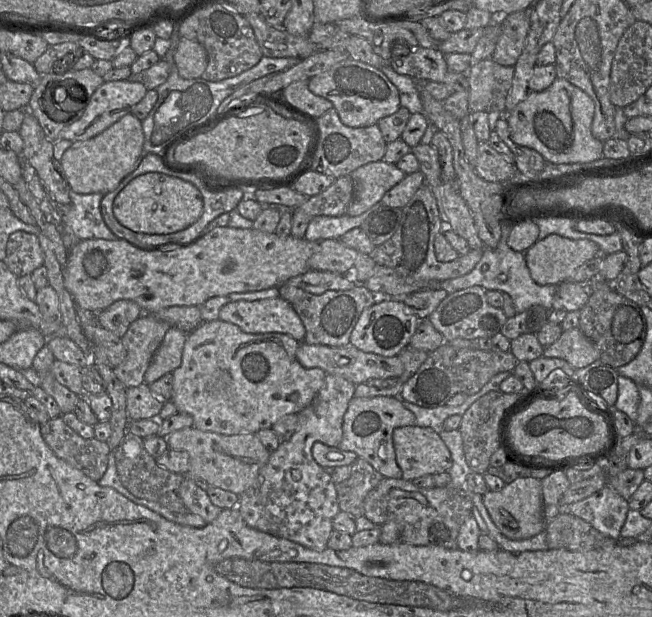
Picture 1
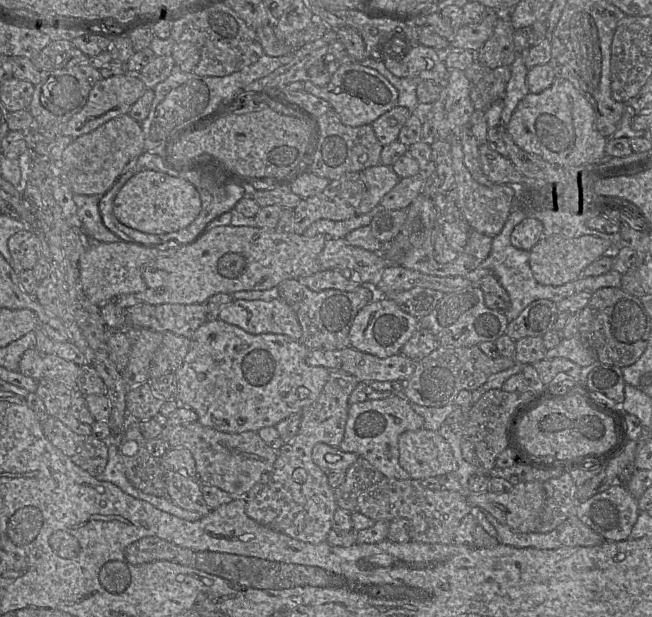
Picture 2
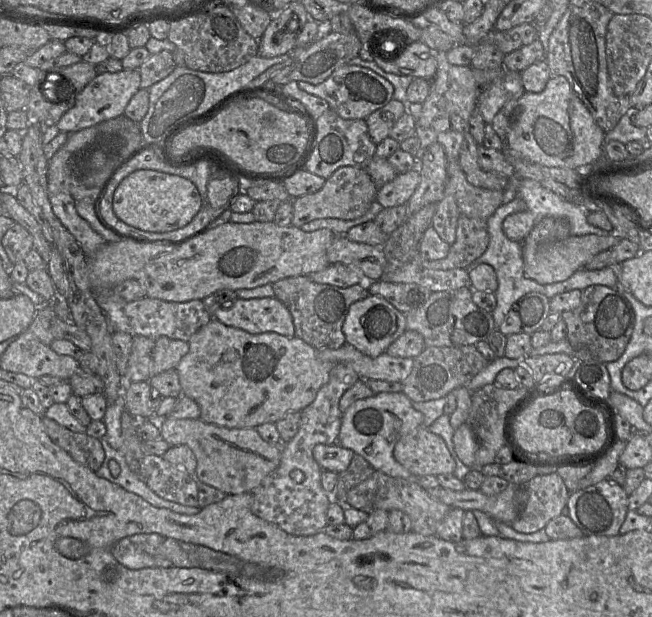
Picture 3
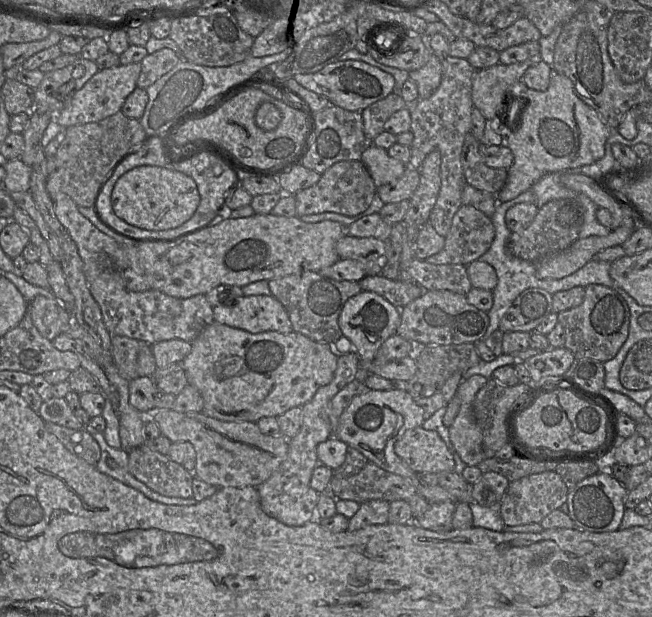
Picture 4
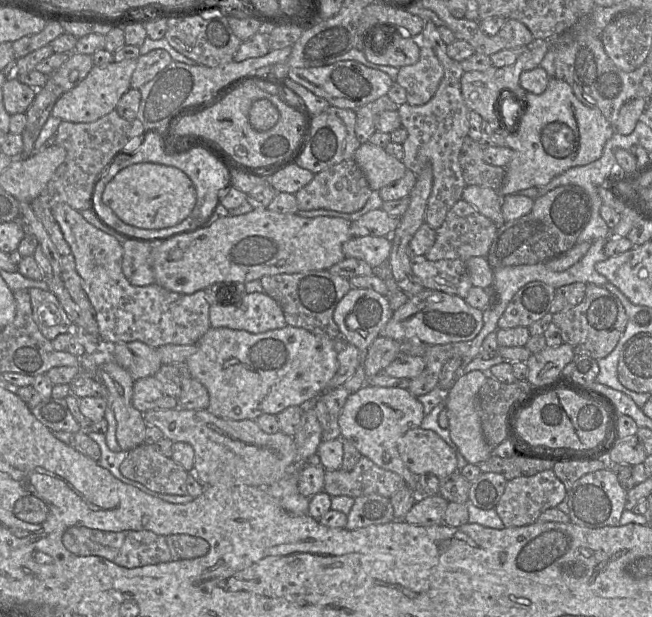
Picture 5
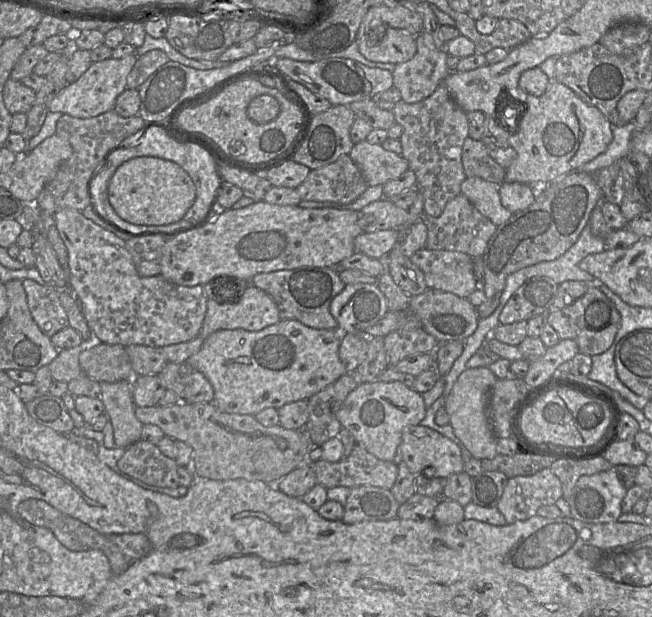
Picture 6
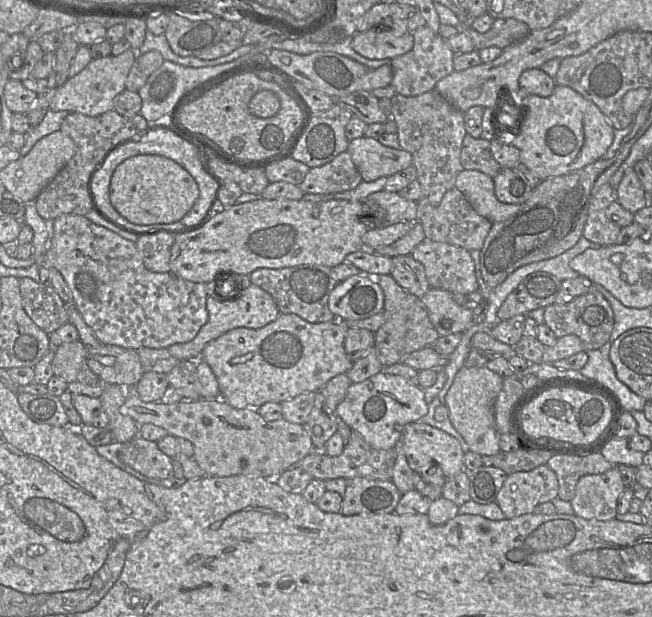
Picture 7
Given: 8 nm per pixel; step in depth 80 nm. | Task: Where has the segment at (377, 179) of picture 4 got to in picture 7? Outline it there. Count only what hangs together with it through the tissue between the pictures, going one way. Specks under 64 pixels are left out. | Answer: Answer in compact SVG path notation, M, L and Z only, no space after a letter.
M375 138L351 140L347 151L364 182L391 176L412 165L409 152L384 146Z

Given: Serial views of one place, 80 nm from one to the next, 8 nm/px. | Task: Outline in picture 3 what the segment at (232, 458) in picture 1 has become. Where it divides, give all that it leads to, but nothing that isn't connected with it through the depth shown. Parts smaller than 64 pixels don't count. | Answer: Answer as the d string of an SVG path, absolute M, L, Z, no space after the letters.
M168 416L157 420L161 437L170 446L187 445L196 457L195 479L215 487L227 495L252 493L272 473L281 460L281 445L270 444L265 441L256 428L227 428L207 423L202 419L174 419Z

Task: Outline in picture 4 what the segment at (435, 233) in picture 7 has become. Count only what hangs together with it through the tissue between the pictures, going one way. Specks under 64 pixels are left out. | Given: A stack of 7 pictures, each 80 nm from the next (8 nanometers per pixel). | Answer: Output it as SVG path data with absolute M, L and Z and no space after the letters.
M462 204L452 219L443 249L425 261L467 266L488 251L494 237L491 218L472 205Z

